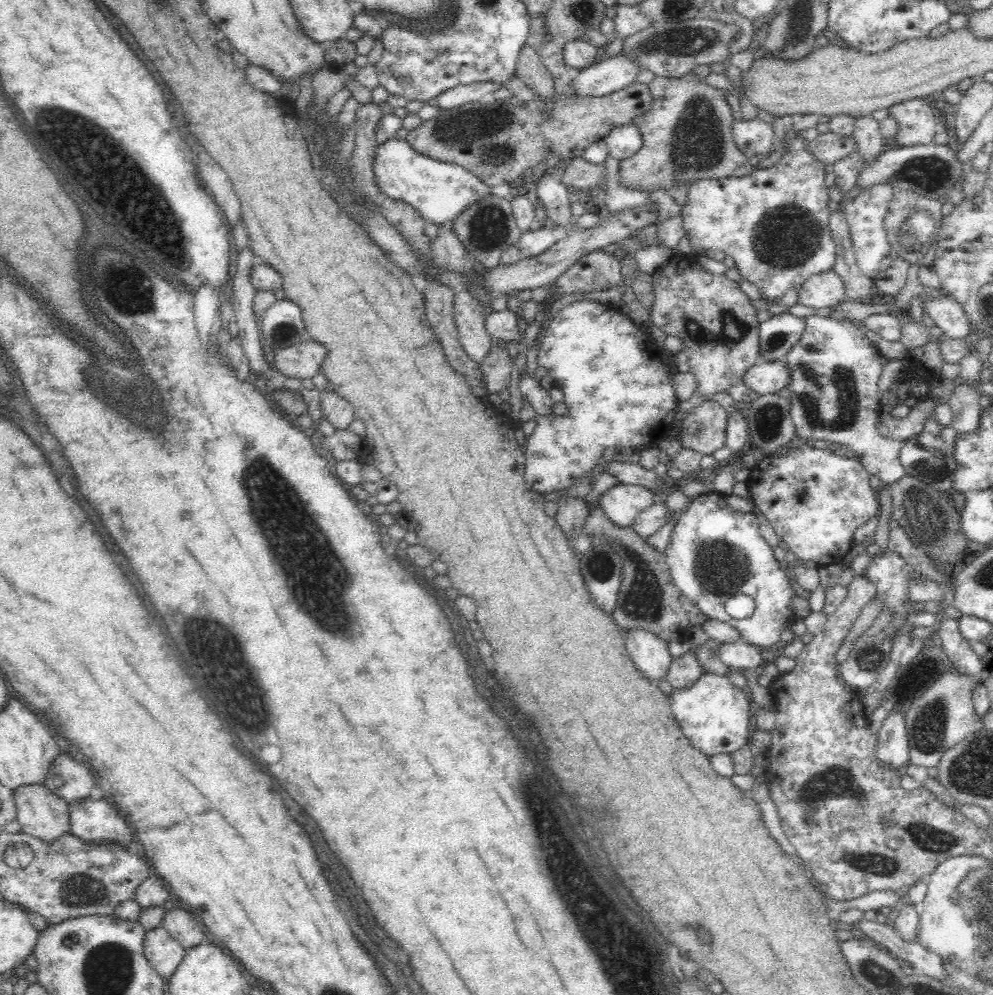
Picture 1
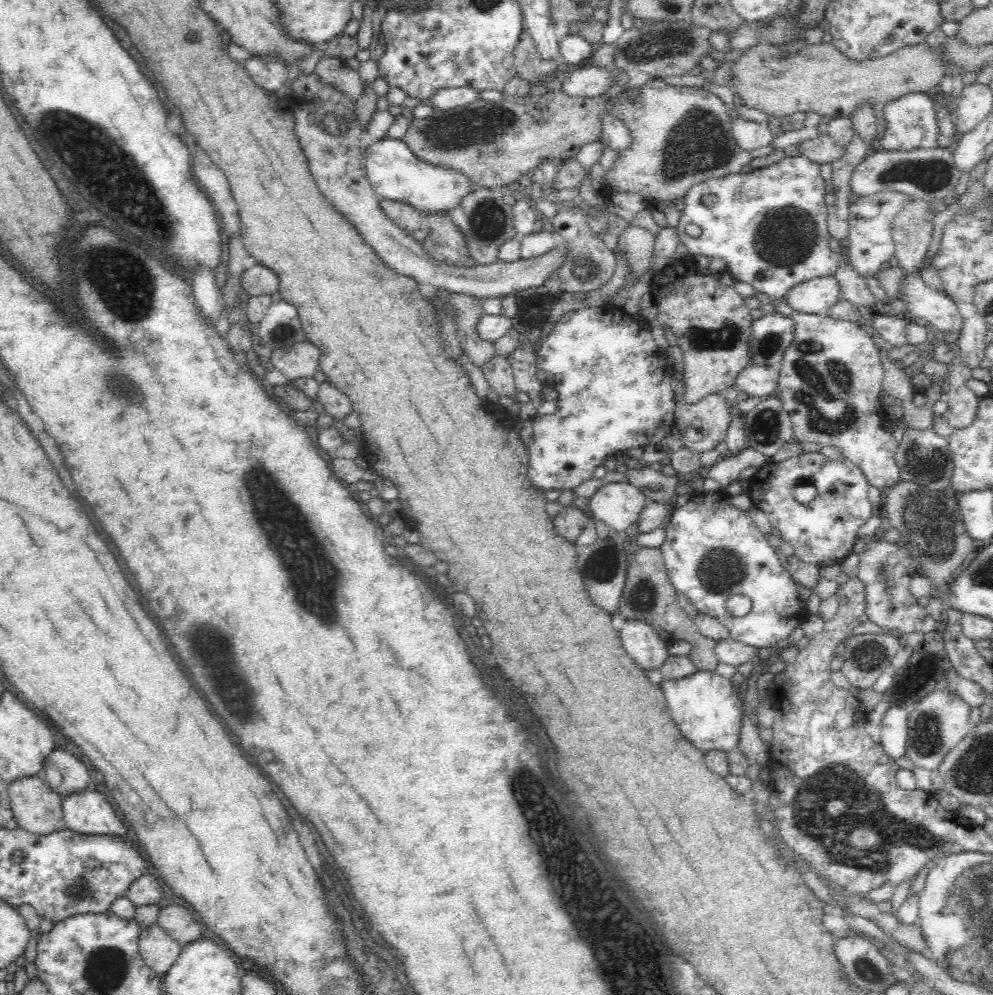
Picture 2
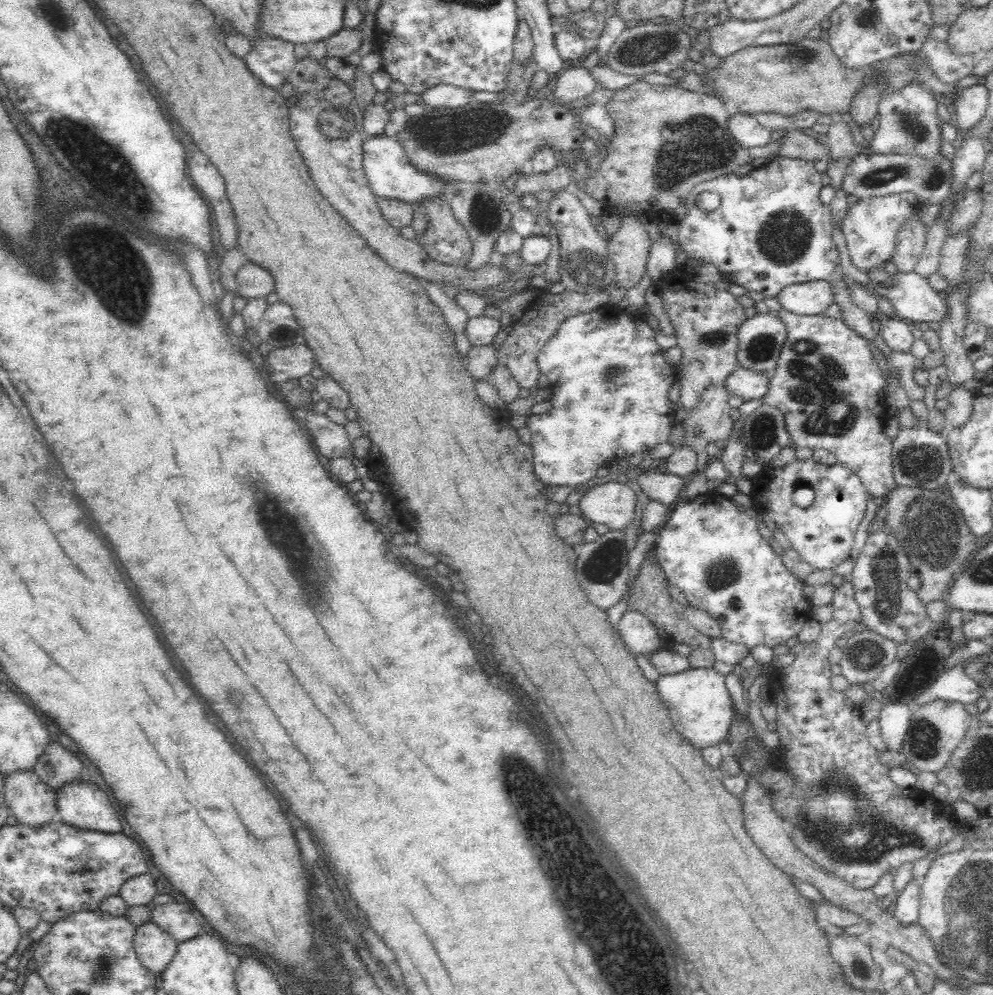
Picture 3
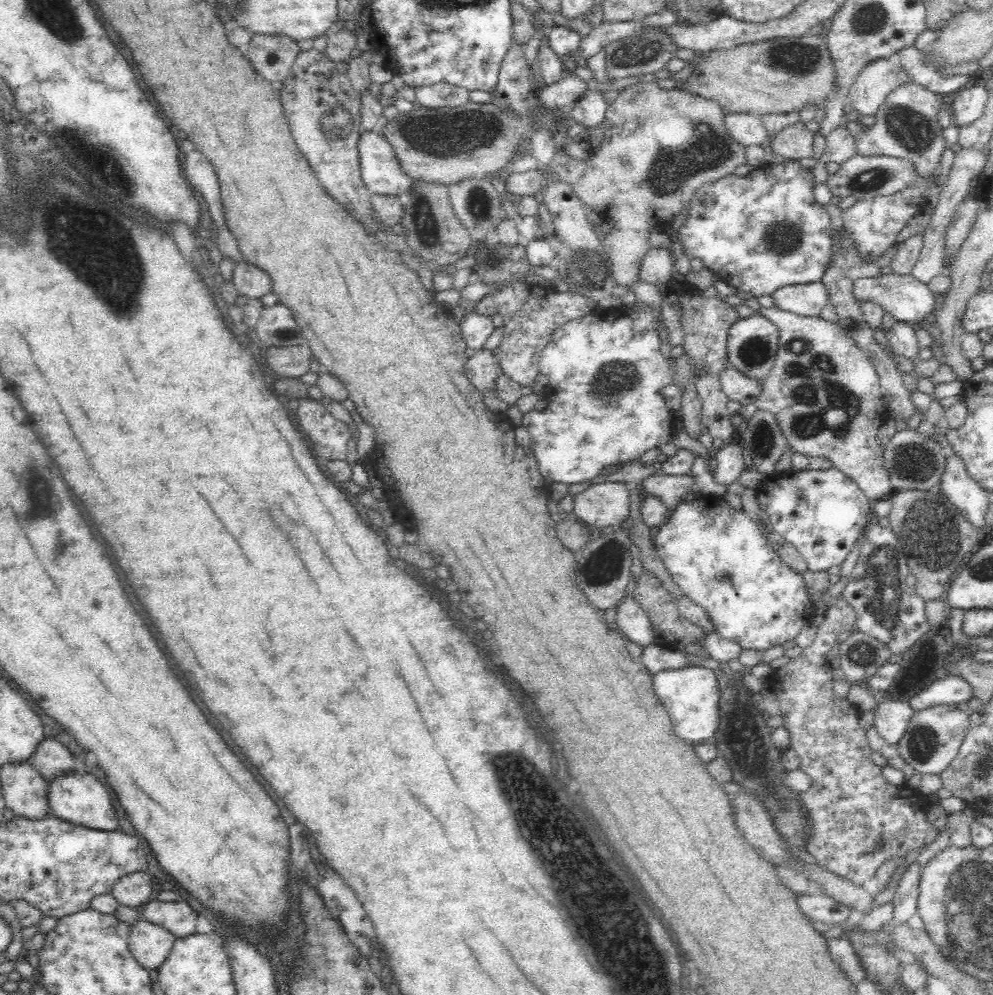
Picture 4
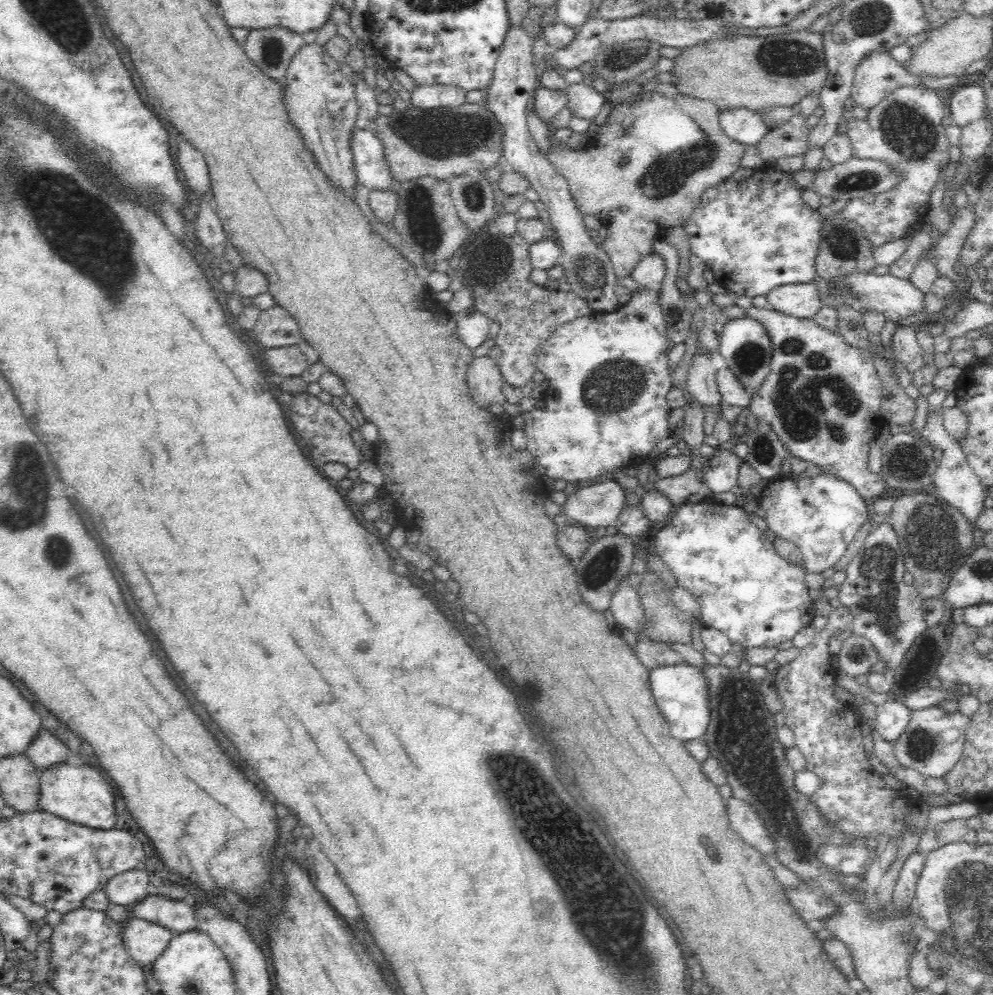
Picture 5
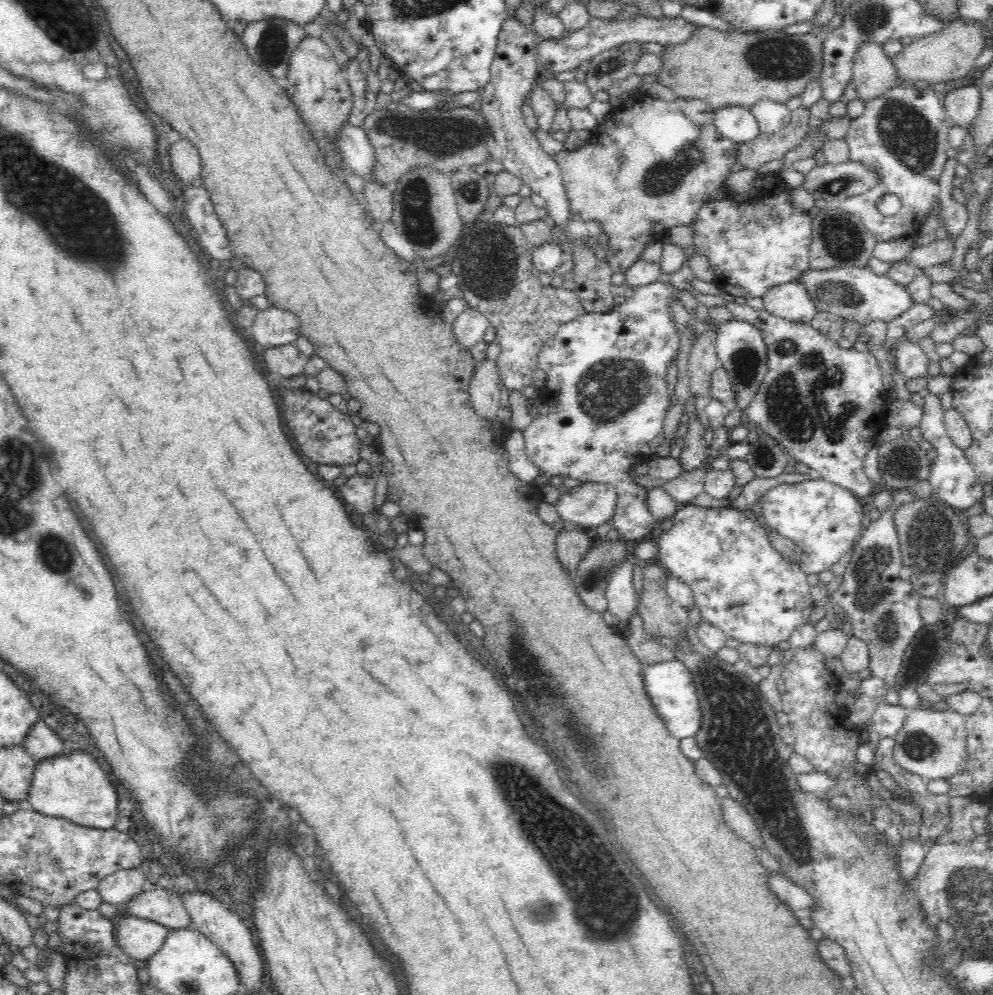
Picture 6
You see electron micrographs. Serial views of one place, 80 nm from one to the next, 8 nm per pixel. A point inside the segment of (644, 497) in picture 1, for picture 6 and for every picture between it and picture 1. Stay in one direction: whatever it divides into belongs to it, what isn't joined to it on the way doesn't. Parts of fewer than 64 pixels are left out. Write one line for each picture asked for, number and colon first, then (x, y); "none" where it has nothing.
2: (617, 504)
3: (613, 503)
4: (605, 504)
5: (597, 505)
6: (589, 505)

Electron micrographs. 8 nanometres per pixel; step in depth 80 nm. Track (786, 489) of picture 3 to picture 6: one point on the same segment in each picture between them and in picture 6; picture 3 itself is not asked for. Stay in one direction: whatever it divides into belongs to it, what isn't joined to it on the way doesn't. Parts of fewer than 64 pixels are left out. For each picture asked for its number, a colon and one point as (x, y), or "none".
4: (821, 512)
5: (821, 515)
6: (823, 519)

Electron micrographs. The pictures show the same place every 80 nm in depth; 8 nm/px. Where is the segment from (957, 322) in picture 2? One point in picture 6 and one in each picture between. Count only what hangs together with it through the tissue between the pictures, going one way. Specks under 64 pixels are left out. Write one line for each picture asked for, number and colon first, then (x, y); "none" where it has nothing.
3: (914, 301)
4: (906, 299)
5: (863, 291)
6: (857, 294)

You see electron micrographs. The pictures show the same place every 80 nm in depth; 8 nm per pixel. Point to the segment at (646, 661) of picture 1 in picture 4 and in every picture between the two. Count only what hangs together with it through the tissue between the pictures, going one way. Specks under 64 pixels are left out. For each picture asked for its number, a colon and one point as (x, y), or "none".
2: (640, 640)
3: (638, 633)
4: (631, 621)

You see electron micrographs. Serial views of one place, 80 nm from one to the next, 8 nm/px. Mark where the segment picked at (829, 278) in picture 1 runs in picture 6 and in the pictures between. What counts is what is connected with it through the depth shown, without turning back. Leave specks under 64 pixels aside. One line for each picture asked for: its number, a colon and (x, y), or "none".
2: (816, 296)
3: (810, 299)
4: (808, 300)
5: (800, 300)
6: (789, 301)

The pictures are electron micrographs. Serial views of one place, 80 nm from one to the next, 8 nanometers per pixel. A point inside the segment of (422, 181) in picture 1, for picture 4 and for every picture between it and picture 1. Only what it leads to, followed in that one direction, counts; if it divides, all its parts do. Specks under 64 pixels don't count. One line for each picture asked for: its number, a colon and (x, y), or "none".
2: (393, 171)
3: (389, 174)
4: (381, 173)

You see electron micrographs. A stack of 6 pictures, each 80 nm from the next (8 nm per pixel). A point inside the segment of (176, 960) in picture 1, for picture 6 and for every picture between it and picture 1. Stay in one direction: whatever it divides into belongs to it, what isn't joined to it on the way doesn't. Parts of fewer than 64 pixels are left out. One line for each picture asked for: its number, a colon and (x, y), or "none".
2: (158, 949)
3: (154, 947)
4: (149, 943)
5: (144, 941)
6: (139, 938)

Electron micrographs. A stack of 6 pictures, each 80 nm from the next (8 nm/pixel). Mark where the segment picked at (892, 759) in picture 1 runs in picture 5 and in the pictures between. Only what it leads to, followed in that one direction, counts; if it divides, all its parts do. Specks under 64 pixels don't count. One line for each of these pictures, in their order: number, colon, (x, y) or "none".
2: (895, 720)
3: (894, 719)
4: (892, 717)
5: (891, 719)

